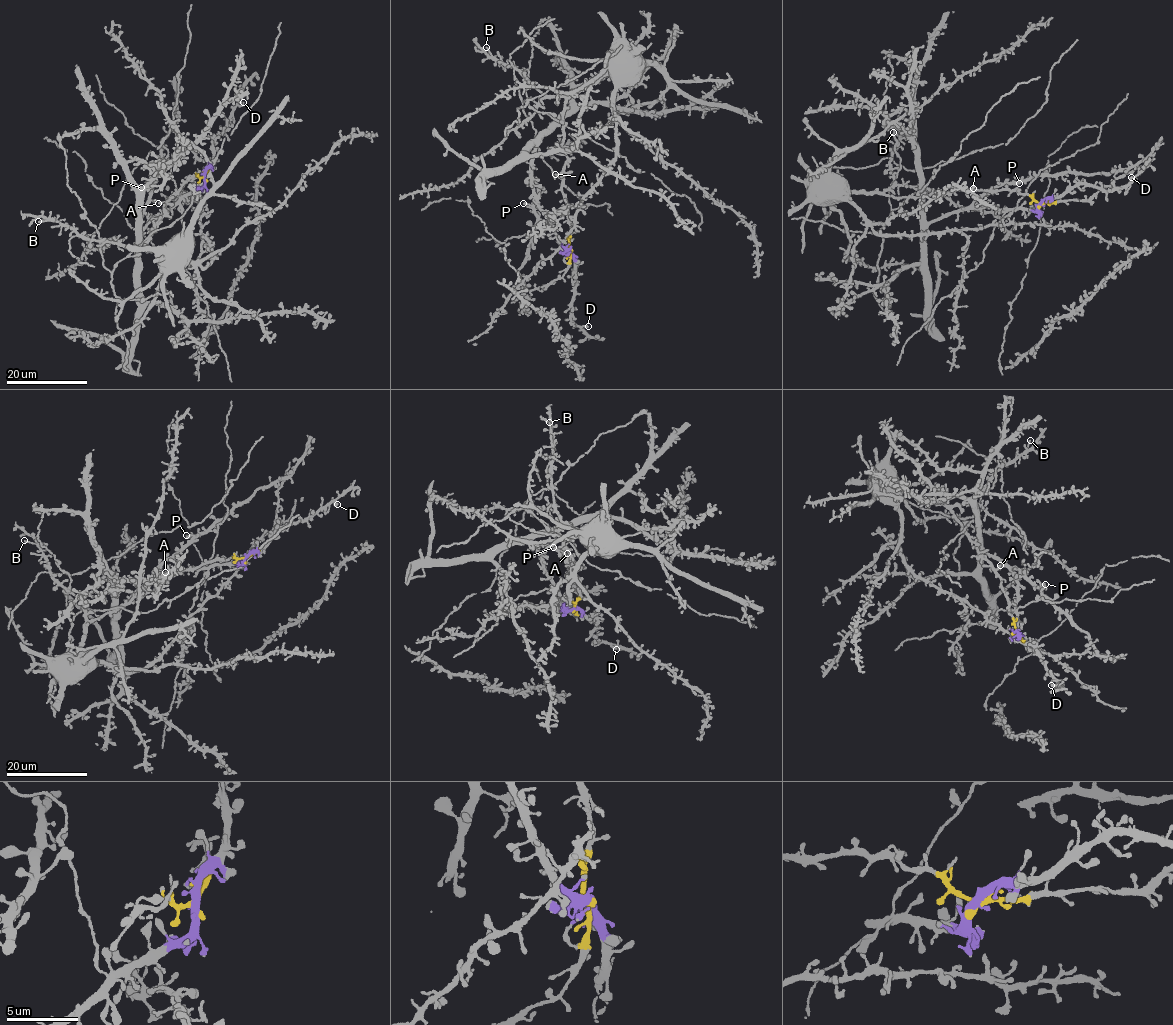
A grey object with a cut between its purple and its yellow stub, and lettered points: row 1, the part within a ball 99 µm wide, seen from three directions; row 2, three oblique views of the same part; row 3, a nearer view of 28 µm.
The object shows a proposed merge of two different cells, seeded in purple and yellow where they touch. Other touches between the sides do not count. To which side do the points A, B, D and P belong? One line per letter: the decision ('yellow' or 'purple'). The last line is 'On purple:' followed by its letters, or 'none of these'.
A: yellow
B: yellow
D: purple
P: purple
On purple: D, P

